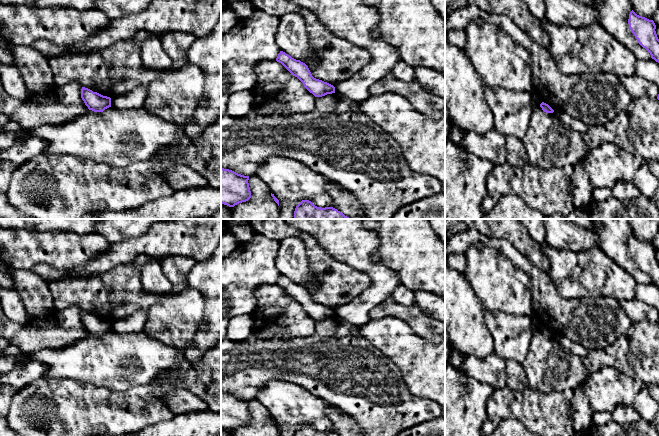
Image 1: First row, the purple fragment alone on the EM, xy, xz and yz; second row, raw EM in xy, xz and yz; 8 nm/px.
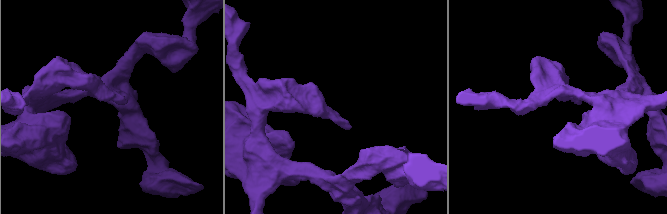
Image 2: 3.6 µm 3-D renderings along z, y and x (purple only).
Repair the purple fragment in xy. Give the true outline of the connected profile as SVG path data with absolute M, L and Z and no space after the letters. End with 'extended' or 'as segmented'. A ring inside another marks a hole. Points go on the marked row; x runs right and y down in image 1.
M82 87L81 98L89 110L94 112L103 112L105 109L111 107L111 98L103 96L97 92Z; as segmented

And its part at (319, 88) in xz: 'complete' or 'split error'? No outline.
complete

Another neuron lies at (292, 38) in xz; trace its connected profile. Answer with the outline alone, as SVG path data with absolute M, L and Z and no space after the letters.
M294 12L279 17L276 43L281 51L305 64L318 62L317 53L310 45L305 19Z

